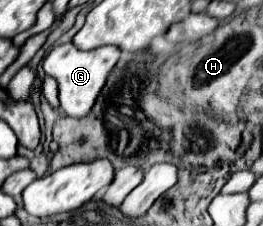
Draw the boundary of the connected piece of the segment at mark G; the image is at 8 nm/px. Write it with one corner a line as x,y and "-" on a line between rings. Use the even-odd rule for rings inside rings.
61,44
51,48
51,52
45,56
43,70
45,74
57,78
59,82
59,100
61,108
67,116
83,118
91,112
97,96
101,94
101,88
105,86
105,80
109,78
109,72
115,68
119,60
119,48
117,46
99,46
95,50
79,50
73,44

